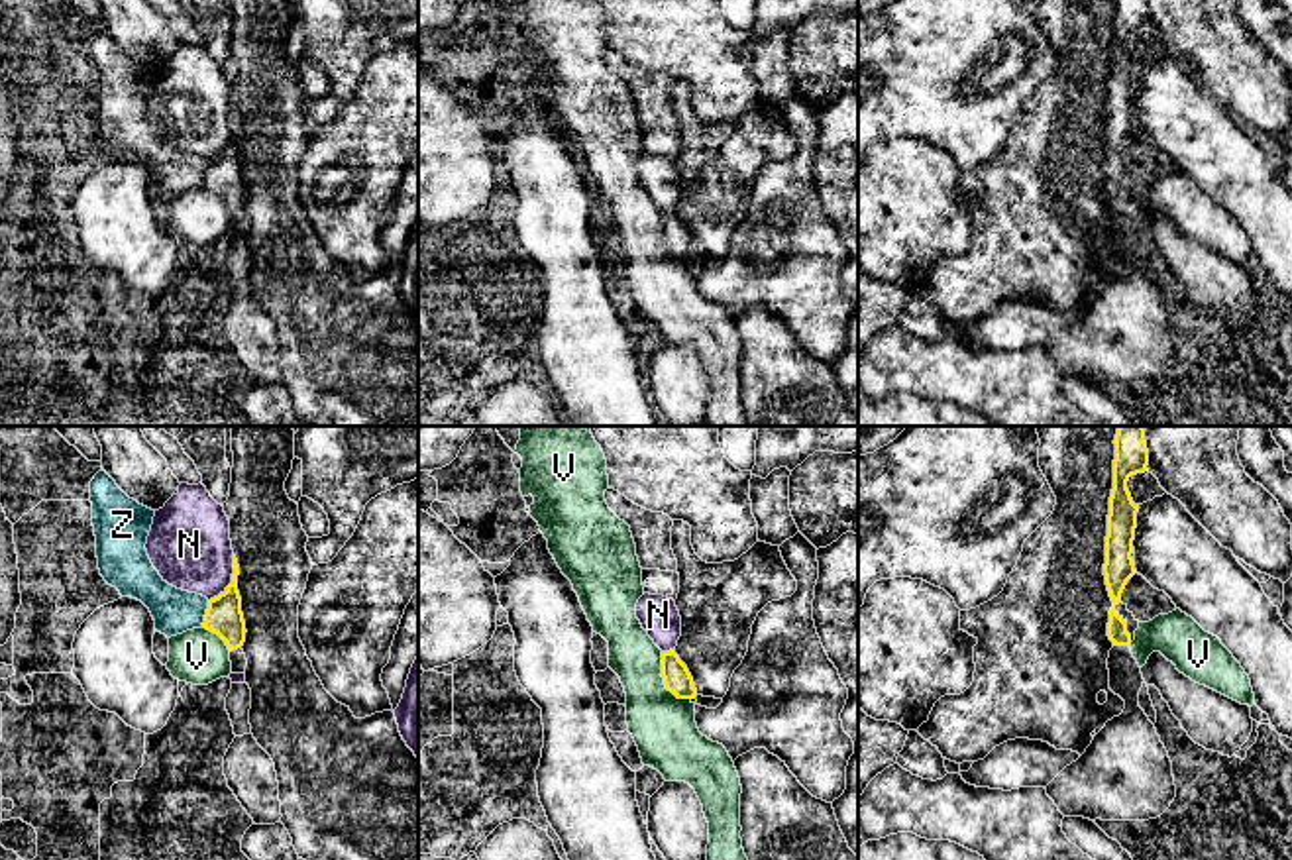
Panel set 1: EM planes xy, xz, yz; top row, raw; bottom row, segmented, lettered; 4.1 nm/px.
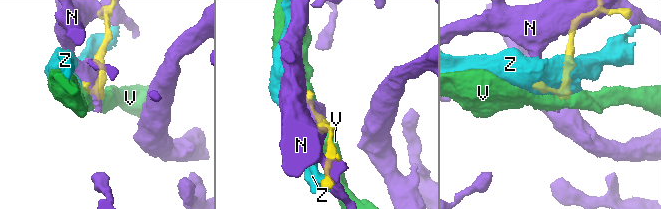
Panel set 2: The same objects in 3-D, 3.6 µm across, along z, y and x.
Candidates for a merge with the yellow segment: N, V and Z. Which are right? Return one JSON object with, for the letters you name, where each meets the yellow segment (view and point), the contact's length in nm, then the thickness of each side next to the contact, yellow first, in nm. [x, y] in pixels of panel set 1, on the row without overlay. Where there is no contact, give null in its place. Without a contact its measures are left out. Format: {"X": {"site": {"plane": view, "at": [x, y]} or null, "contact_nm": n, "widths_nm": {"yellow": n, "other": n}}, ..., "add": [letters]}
{"add": []}

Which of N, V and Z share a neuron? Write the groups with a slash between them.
N / V / Z

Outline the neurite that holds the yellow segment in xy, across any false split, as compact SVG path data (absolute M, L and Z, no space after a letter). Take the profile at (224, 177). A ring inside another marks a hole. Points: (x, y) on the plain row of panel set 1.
M234 116L232 143L224 153L208 161L202 188L218 194L226 202L230 210L232 234L245 234L247 220L242 206L247 190L242 173L242 157L238 151L238 135L240 126Z

